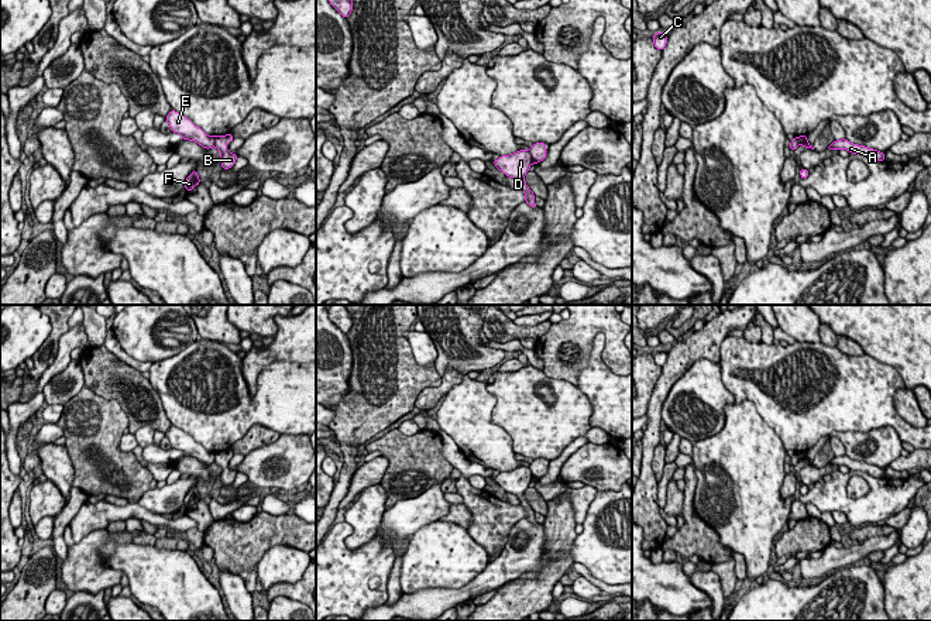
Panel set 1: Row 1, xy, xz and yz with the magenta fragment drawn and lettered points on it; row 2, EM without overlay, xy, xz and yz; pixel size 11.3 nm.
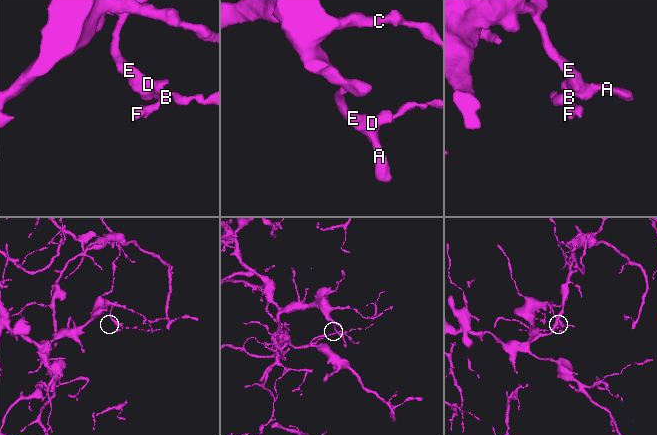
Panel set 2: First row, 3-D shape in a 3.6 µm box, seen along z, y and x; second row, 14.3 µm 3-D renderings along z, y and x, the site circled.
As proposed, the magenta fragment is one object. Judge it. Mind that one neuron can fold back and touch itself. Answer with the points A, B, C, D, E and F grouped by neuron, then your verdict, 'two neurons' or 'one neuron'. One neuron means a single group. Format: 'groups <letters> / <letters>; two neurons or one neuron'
groups A C D E / B F; two neurons

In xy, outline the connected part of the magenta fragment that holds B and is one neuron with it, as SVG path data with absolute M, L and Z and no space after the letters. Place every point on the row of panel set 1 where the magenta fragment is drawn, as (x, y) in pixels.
M226 134L226 135L217 135L214 137L214 147L220 151L220 162L223 169L230 169L237 159L237 154L231 154L227 148L226 144L231 143L234 140L234 135Z

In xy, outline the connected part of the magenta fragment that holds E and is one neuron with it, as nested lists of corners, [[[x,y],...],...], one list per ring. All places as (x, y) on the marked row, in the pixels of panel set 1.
[[[174,109],[165,117],[165,121],[169,124],[172,133],[182,135],[182,140],[195,141],[206,150],[214,145],[214,135],[206,134],[200,127],[195,126],[188,117]]]

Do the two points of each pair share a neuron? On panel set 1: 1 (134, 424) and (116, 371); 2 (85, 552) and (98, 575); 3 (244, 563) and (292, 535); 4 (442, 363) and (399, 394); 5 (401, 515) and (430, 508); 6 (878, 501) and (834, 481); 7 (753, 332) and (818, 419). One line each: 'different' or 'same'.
1: same
2: same
3: same
4: different
5: same
6: same
7: different

